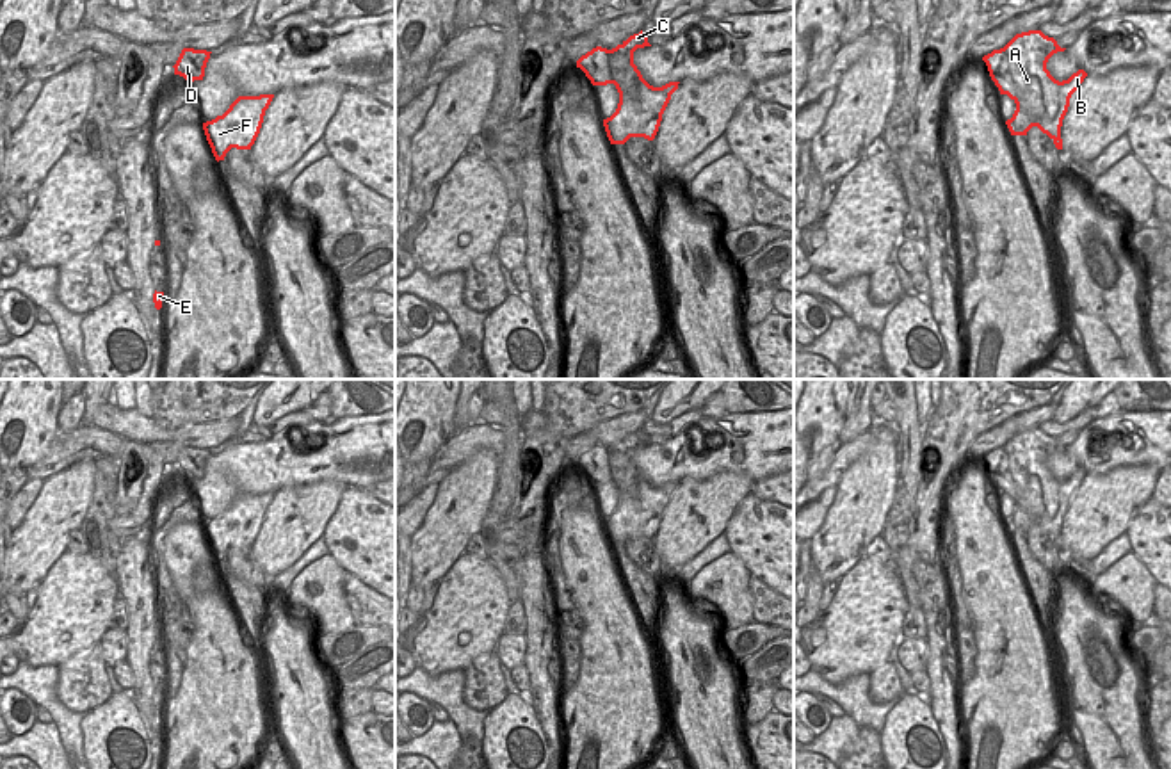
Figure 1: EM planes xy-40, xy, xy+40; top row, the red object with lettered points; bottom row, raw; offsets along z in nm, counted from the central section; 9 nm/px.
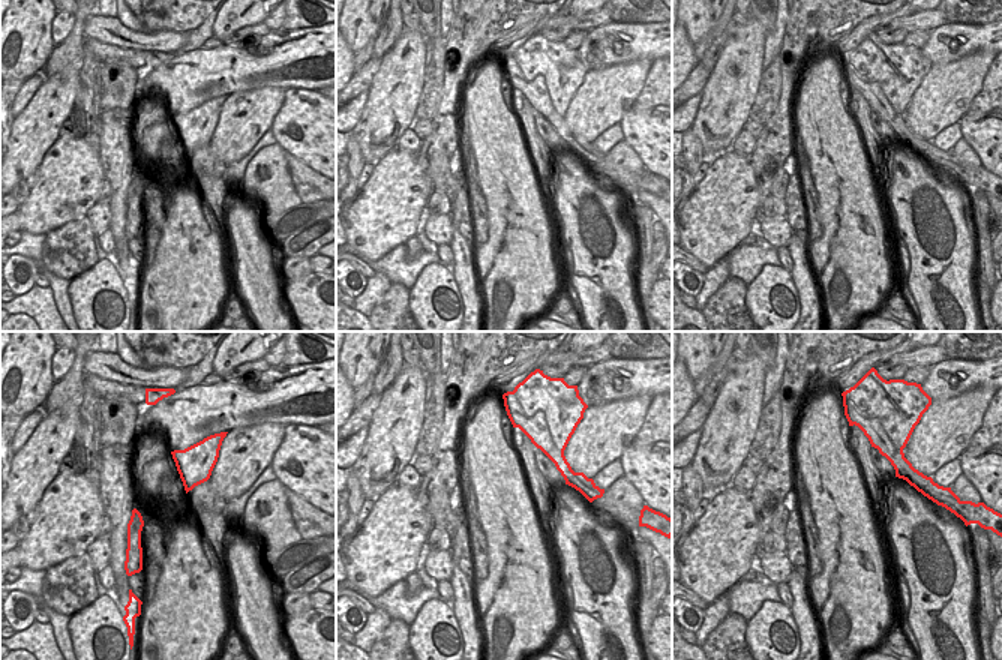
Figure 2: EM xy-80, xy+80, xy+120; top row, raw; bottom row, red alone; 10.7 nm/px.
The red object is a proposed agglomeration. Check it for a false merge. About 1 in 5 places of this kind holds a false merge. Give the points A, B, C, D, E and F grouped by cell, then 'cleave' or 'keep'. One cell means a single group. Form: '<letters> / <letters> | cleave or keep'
A B C E F / D | cleave

